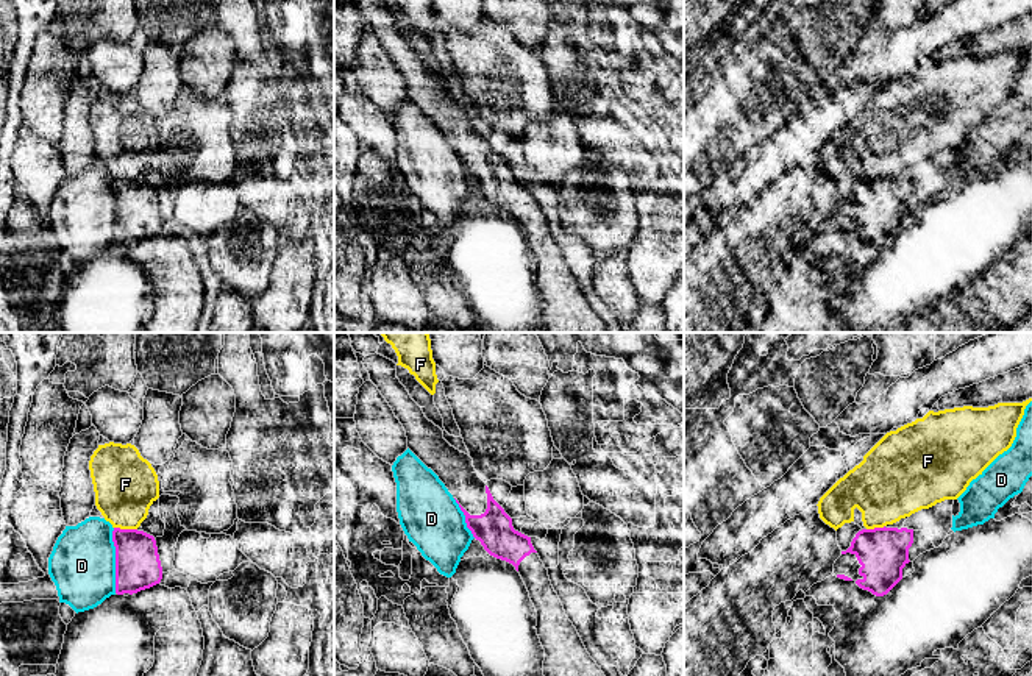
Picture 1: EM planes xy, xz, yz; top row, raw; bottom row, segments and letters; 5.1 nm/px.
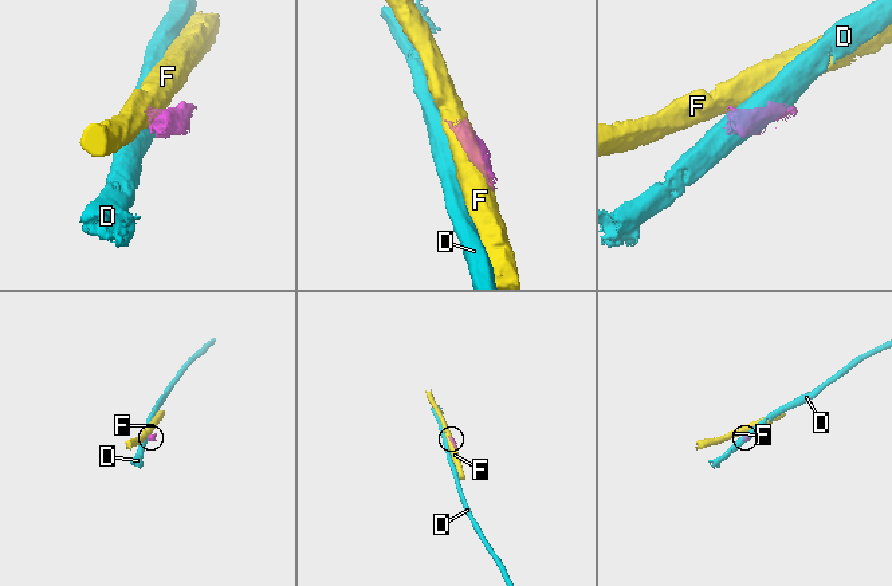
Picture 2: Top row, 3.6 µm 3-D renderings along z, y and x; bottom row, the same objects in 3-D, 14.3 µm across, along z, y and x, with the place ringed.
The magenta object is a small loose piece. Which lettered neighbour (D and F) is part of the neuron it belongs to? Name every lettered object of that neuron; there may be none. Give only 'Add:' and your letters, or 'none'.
Add: none

